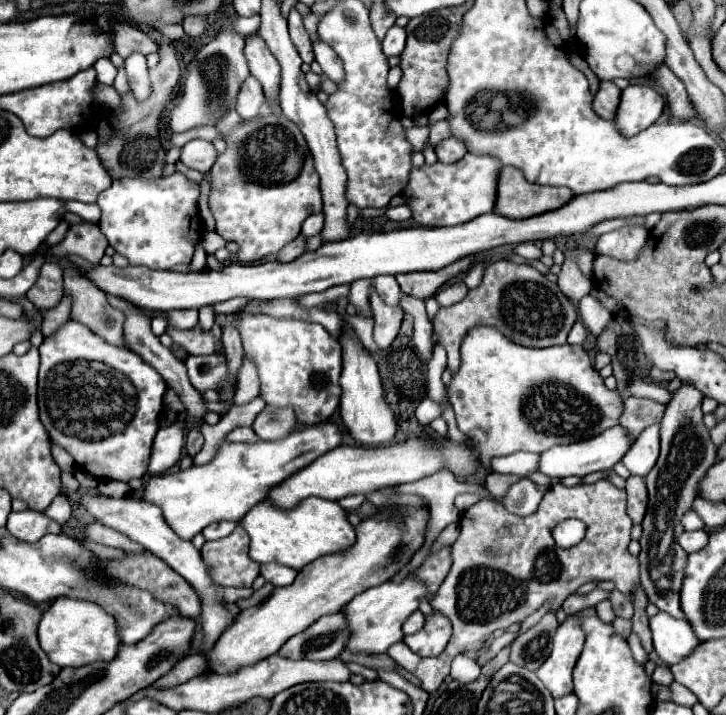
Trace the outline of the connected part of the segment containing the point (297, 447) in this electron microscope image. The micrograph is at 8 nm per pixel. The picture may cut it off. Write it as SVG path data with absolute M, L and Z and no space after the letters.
M323 422L317 426L307 426L289 434L289 438L277 442L253 442L235 444L223 440L211 462L203 466L191 466L179 470L177 474L153 474L145 482L141 500L155 504L163 510L165 522L181 540L191 540L205 526L221 520L239 522L255 504L259 504L271 486L277 486L283 478L311 464L321 454L333 450L341 444L341 430L337 424Z

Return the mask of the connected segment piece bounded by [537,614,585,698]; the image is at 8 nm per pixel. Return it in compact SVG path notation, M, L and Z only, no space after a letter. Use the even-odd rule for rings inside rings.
M571 614L557 628L557 634L553 638L553 650L549 658L543 662L543 666L537 670L537 676L553 694L553 698L573 692L571 672L583 650L583 644L585 644L585 632L581 628L579 616Z

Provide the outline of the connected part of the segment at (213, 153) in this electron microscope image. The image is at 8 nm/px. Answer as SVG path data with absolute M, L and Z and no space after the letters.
M191 140L183 146L183 152L181 152L181 162L187 166L187 168L193 168L197 172L209 172L211 166L215 164L217 160L217 150L213 148L211 142L205 142L205 140Z

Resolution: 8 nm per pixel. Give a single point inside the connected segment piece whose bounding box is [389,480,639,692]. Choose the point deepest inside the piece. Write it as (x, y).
(505, 567)

